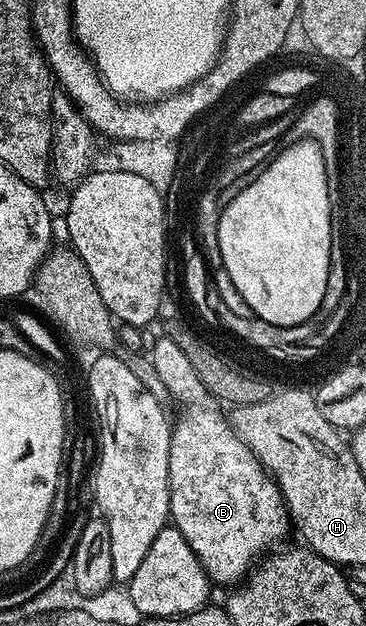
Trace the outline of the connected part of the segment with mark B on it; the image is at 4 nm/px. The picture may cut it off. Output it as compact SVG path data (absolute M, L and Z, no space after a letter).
M171 338L157 339L150 355L154 370L158 370L158 378L166 382L169 397L180 403L180 417L177 420L175 417L172 424L170 442L168 481L171 523L186 538L186 542L190 542L190 550L194 550L198 562L204 567L204 572L213 585L235 586L243 581L257 561L273 547L271 544L290 528L288 508L284 505L276 481L264 471L255 454L237 438L229 417L220 413L221 405L216 397L208 393L206 386L202 386L198 374L194 374L194 366L190 366L190 358L182 354L176 341Z

